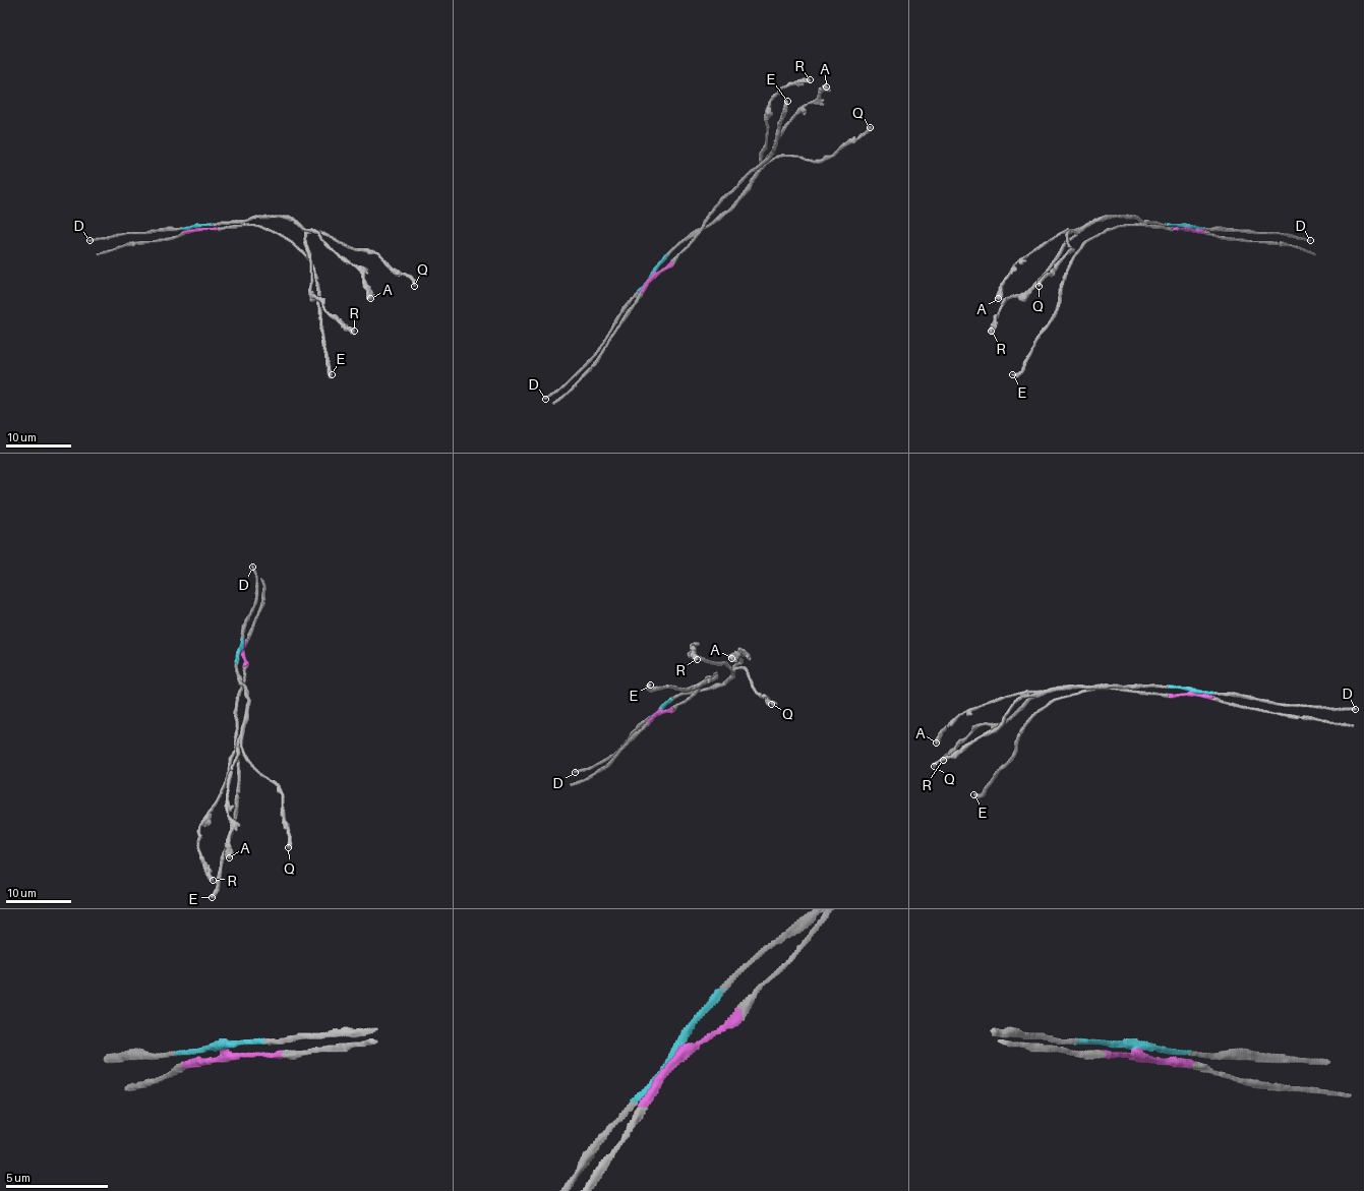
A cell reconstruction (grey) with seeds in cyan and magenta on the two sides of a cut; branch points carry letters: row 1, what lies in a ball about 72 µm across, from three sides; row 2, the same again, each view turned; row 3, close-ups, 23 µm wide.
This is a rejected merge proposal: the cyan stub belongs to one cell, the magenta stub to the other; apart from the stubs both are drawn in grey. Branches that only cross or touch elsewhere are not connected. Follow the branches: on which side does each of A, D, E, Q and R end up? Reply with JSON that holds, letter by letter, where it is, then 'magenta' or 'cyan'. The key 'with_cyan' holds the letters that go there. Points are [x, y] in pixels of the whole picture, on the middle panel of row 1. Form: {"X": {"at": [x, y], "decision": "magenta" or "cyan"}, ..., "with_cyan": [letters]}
{"A": {"at": [826, 86], "decision": "cyan"}, "D": {"at": [545, 399], "decision": "cyan"}, "E": {"at": [787, 101], "decision": "magenta"}, "Q": {"at": [870, 127], "decision": "cyan"}, "R": {"at": [810, 79], "decision": "cyan"}, "with_cyan": ["A", "D", "Q", "R"]}

